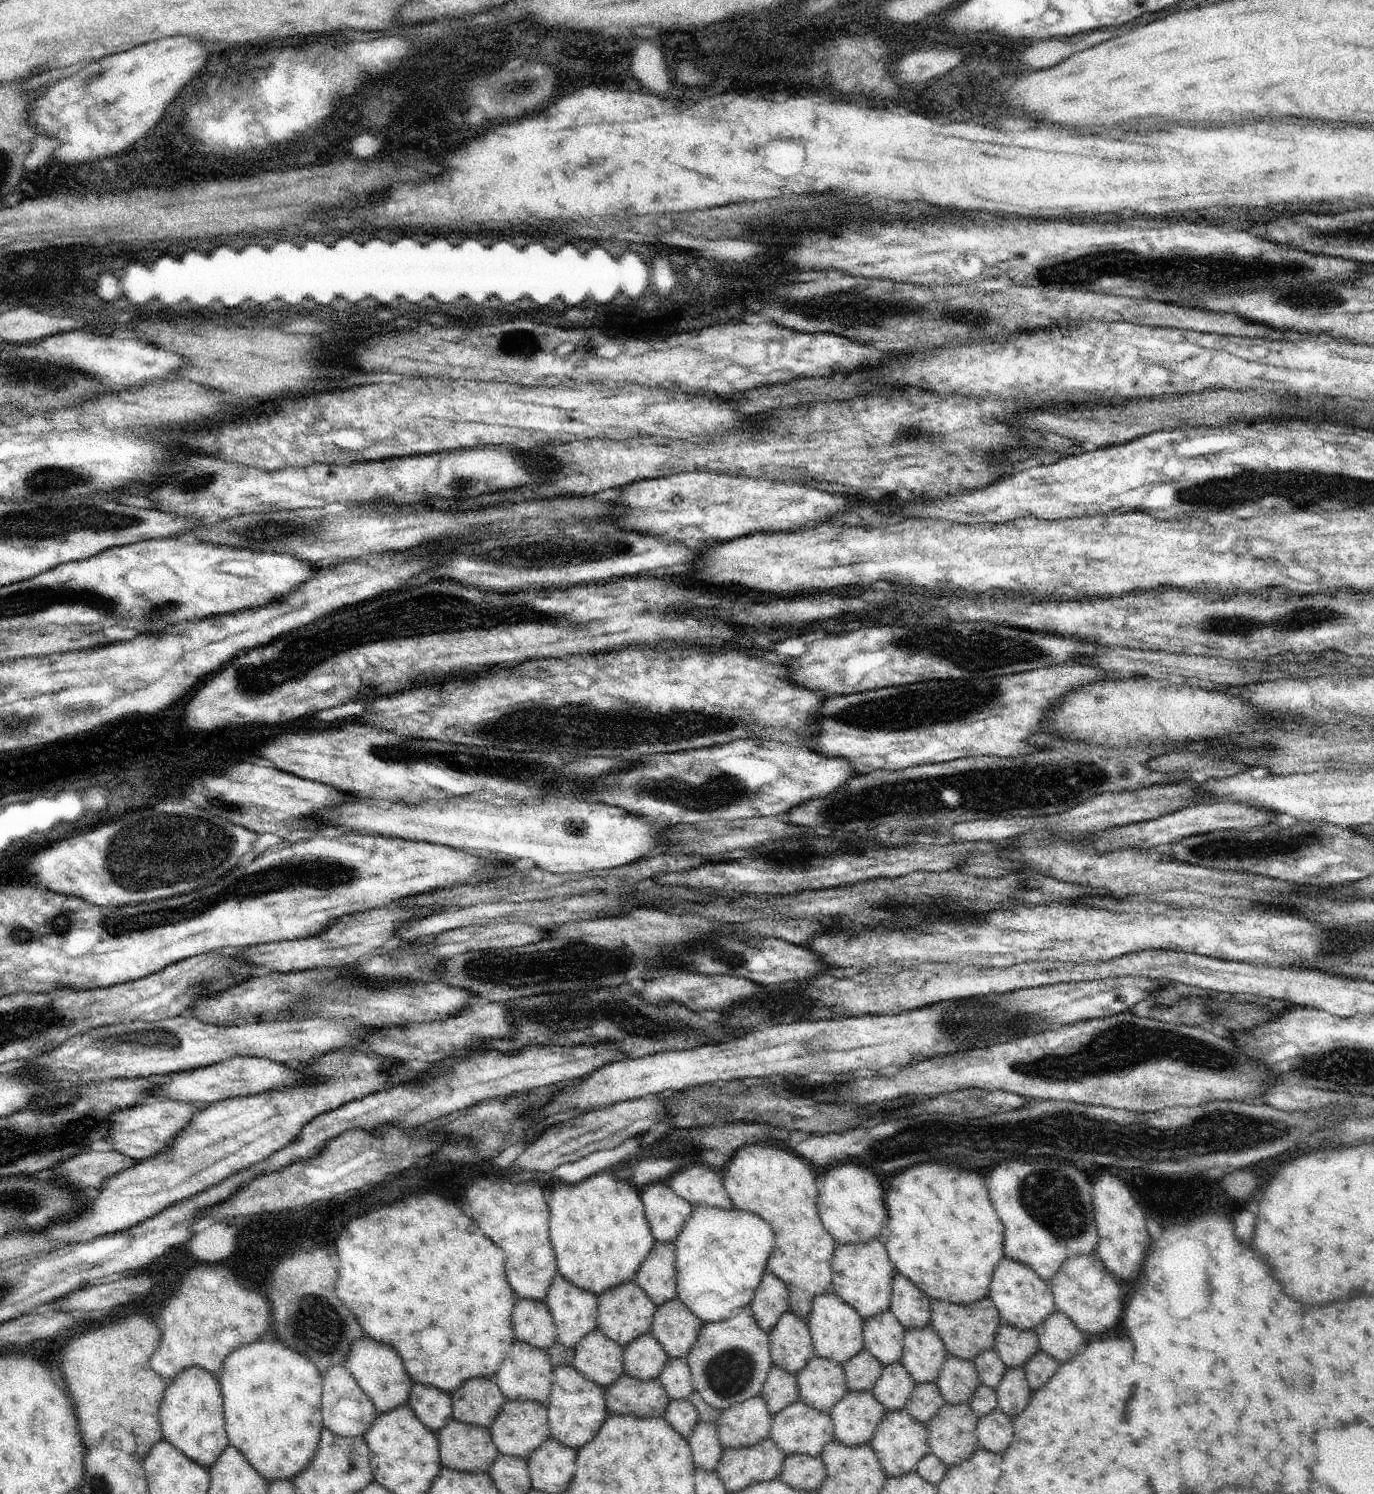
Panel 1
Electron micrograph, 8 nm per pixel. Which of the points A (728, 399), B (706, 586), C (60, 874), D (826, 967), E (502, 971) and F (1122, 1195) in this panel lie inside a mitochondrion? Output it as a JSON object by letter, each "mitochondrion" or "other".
{"A":"other","B":"other","C":"other","D":"other","E":"mitochondrion","F":"other"}

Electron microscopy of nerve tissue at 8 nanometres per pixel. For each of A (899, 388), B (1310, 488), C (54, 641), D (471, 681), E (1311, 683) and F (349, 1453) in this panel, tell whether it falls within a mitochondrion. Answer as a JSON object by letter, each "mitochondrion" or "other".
{"A":"other","B":"mitochondrion","C":"other","D":"other","E":"other","F":"mitochondrion"}

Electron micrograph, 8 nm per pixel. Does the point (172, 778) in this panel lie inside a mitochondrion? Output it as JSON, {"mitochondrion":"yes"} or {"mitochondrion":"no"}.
{"mitochondrion":"no"}

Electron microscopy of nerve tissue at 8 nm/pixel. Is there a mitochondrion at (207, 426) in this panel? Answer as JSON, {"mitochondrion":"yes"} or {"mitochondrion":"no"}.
{"mitochondrion":"no"}

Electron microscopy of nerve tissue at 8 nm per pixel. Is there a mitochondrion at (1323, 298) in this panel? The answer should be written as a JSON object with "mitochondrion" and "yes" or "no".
{"mitochondrion":"yes"}

